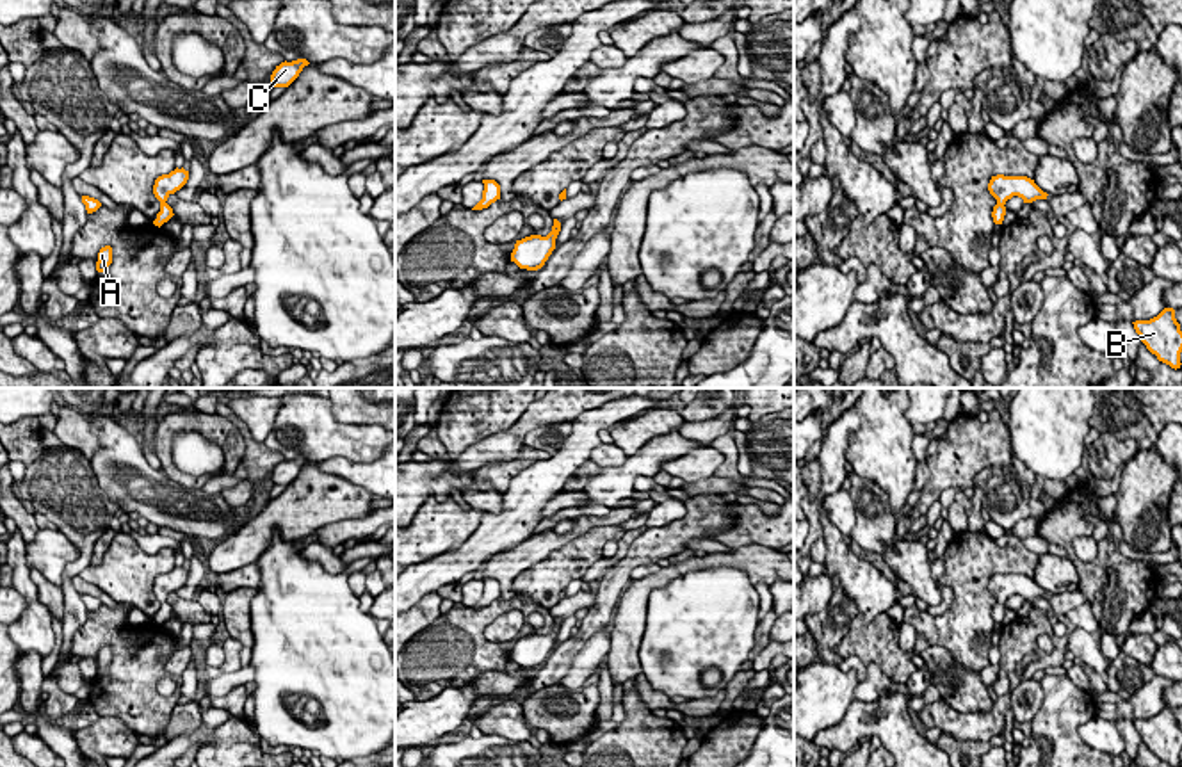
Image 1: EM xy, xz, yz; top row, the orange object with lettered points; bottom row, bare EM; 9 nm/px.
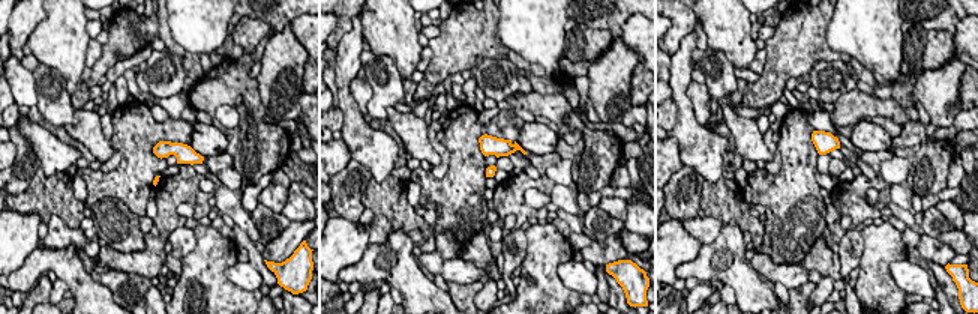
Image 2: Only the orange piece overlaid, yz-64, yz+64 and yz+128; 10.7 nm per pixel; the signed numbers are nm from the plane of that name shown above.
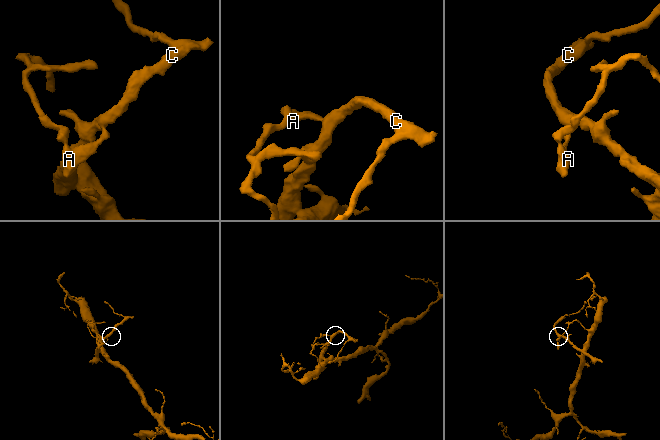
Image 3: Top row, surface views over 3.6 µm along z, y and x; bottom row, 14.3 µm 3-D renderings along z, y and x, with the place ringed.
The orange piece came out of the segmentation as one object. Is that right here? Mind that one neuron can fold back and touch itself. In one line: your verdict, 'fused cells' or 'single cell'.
fused cells

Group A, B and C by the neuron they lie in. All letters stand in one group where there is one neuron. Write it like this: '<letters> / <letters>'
A B / C

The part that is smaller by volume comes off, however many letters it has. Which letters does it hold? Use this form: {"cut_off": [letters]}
{"cut_off": ["C"]}

